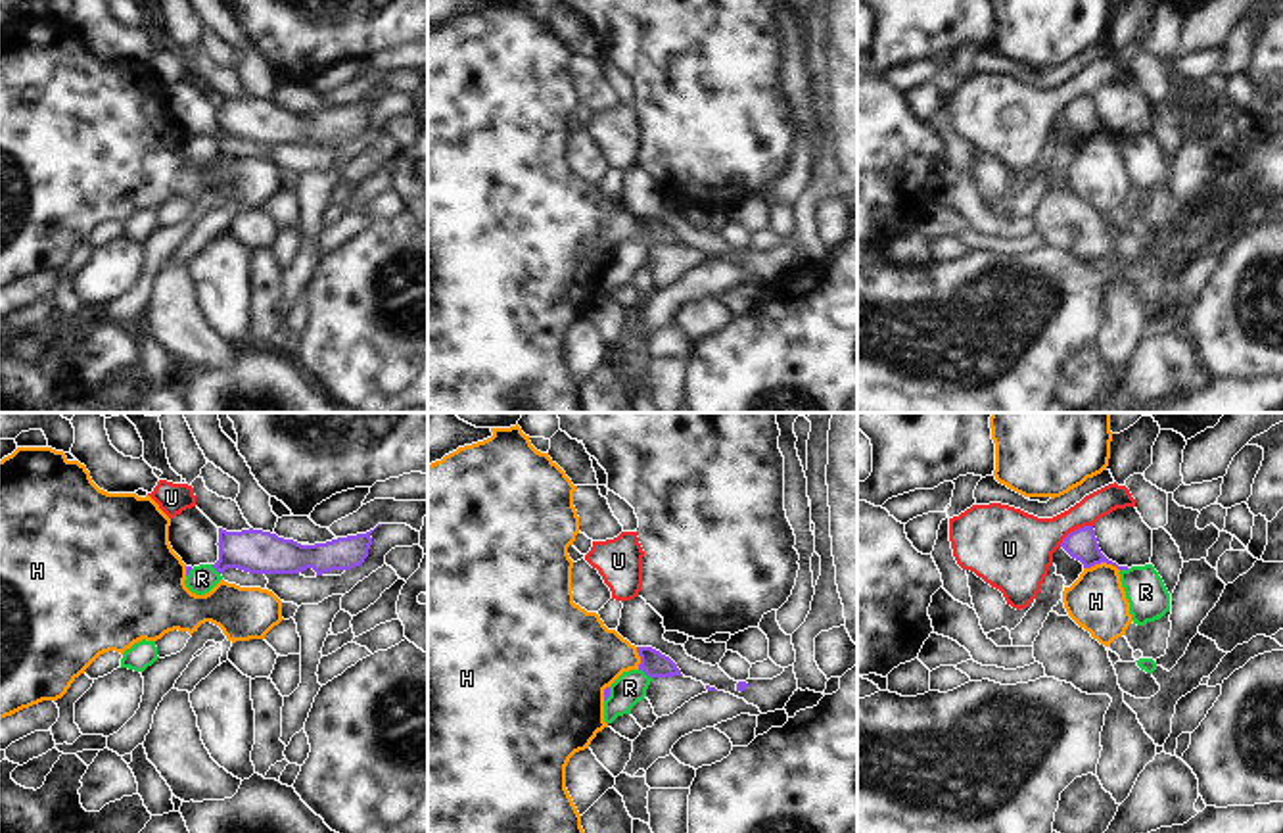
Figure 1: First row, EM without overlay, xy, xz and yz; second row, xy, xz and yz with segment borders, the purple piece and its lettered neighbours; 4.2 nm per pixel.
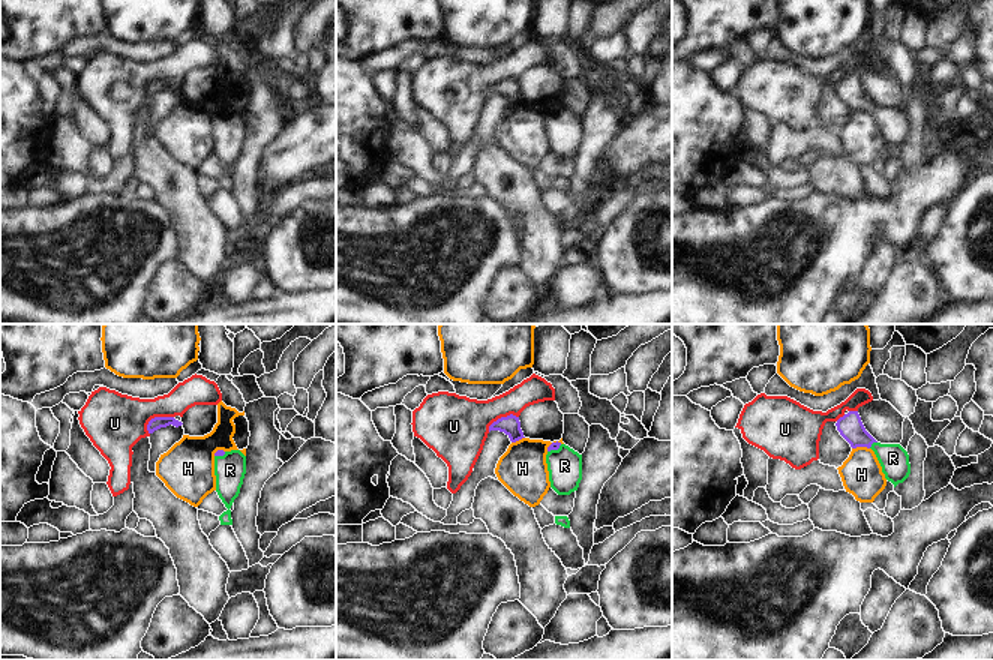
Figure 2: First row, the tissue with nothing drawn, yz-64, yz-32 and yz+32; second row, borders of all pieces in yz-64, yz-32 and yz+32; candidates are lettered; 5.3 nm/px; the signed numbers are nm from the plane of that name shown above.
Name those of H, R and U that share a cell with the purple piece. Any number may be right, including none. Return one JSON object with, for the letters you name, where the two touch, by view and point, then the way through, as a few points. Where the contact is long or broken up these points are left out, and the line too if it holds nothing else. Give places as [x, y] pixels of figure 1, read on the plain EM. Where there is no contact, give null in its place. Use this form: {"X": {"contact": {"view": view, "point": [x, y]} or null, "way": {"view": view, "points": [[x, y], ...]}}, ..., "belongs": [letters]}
{"R": {"contact": {"view": "xz", "point": [645, 242]}, "way": {"view": "xz", "points": [[653, 233], [645, 242], [629, 258]]}}, "belongs": ["R"]}

